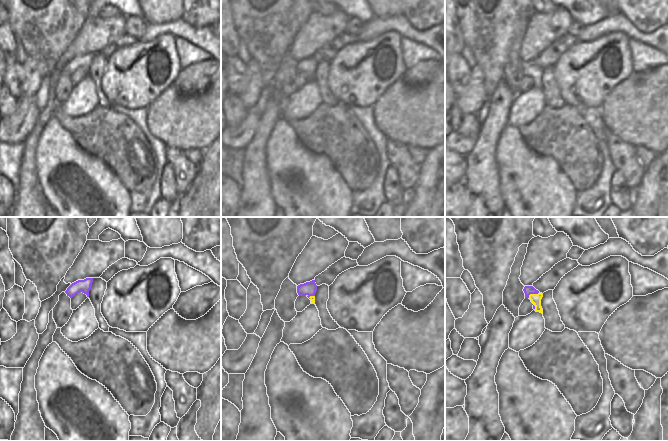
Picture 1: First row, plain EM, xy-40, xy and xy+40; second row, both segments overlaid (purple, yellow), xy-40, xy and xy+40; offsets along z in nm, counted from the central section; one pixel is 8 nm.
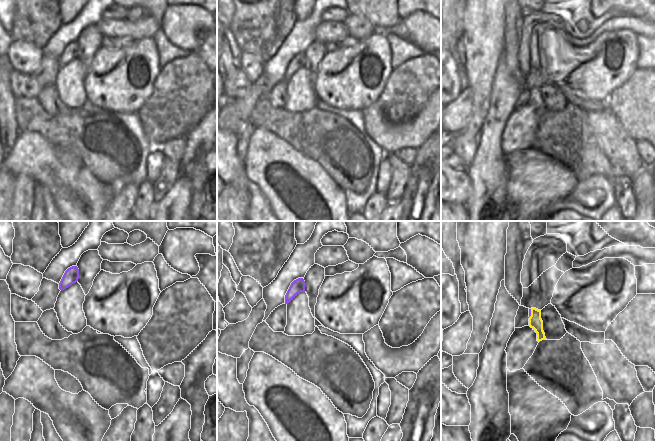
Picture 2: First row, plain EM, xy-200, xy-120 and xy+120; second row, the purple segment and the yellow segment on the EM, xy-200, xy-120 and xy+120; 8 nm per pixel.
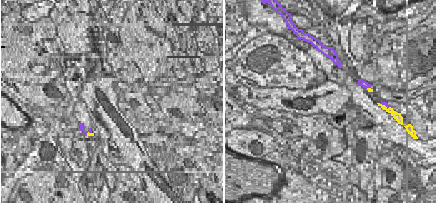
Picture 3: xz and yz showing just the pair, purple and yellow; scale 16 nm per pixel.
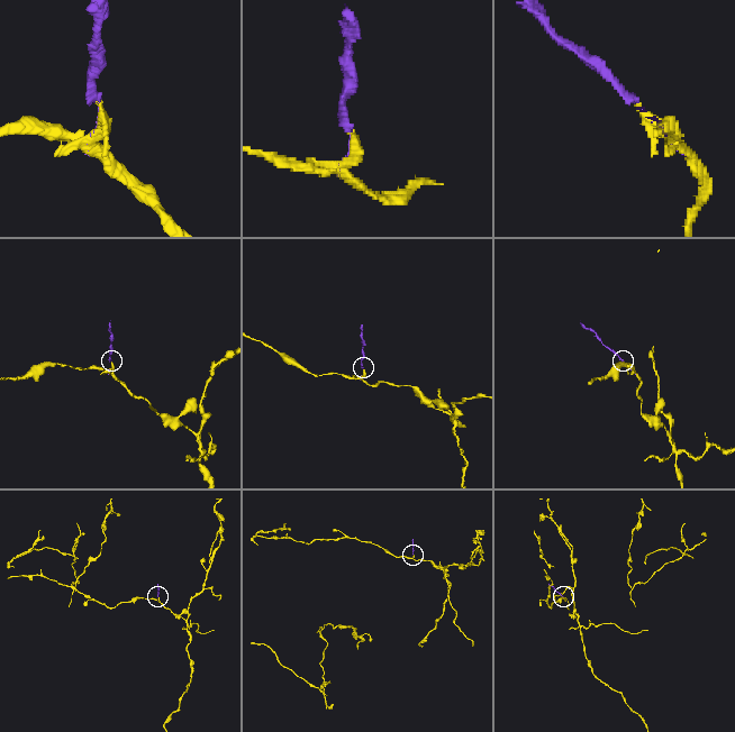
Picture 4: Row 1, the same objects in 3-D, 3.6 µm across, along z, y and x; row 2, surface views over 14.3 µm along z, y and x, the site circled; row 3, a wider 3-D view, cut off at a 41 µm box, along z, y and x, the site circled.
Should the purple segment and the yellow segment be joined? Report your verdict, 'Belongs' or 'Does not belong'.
Does not belong

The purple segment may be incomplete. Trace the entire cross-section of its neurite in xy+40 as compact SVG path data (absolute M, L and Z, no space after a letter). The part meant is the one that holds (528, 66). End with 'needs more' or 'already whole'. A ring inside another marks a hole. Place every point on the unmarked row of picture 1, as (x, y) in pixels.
M525 62L523 67L525 69L525 75L519 83L519 92L526 92L535 85L534 80L529 75L529 71L539 69L539 67L536 66L533 62Z | needs more

